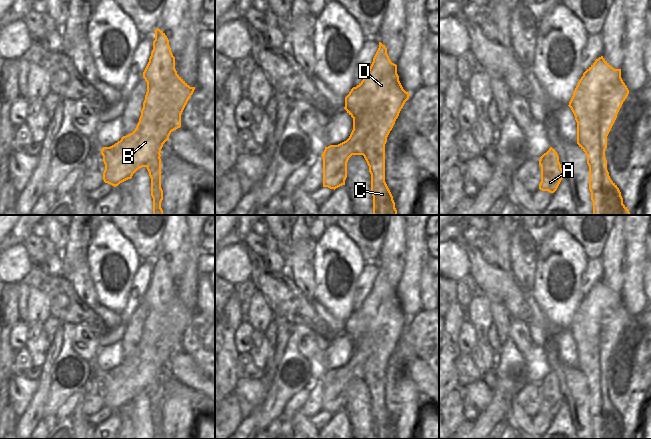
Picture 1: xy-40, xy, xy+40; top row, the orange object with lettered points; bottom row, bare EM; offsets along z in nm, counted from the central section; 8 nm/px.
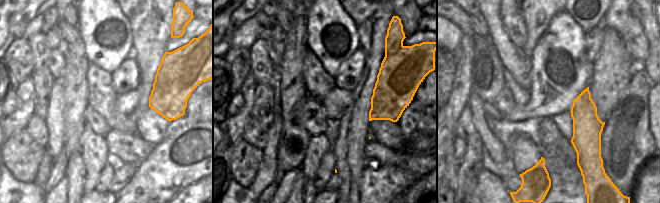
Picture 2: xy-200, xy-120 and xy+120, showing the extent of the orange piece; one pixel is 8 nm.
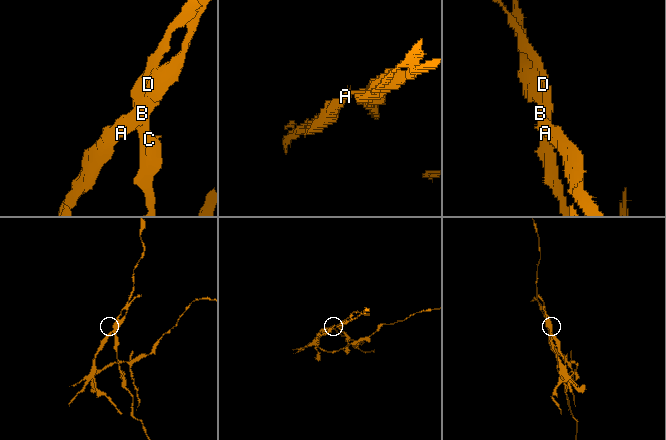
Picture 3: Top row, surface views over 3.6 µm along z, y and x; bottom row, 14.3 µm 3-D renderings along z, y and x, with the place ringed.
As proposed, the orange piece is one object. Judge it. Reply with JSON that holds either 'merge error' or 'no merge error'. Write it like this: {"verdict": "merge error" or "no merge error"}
{"verdict": "merge error"}

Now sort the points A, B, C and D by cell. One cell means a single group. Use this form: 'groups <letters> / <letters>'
groups A B / C D

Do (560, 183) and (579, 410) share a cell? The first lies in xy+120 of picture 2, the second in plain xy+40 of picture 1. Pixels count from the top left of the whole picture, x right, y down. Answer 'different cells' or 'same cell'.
different cells

